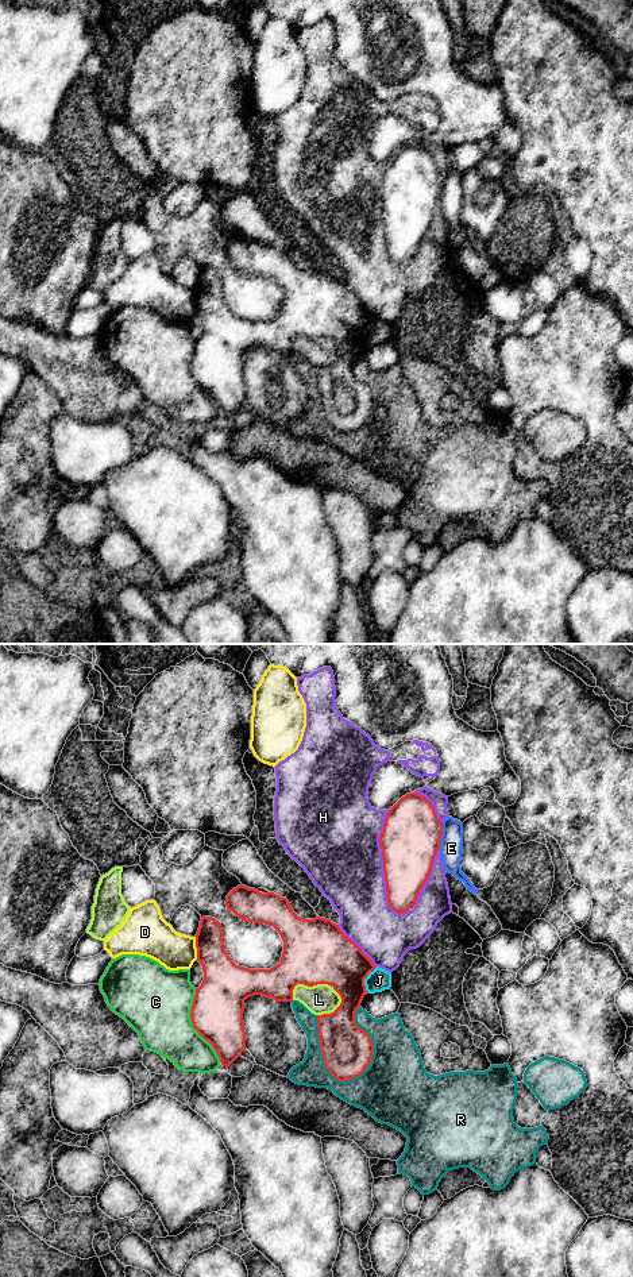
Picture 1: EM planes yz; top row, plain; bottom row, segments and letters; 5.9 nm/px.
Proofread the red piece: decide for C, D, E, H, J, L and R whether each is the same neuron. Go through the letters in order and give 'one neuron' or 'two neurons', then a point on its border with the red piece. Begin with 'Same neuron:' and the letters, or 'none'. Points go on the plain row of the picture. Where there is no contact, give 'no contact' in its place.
Same neuron: none
C: two neurons; meets red in yz at (193, 377)
D: two neurons; meets red in yz at (196, 299)
E: two neurons; meets red in yz at (442, 186)
H: two neurons; meets red in yz at (383, 216)
J: two neurons; meets red in yz at (365, 330)
L: two neurons; meets red in yz at (319, 335)
R: two neurons; meets red in yz at (373, 402)

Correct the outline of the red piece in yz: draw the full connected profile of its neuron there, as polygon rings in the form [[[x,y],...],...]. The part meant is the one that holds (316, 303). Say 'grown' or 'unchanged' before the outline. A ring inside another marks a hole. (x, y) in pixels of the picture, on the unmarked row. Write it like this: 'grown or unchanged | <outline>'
unchanged | [[[243,236],[227,247],[227,262],[244,274],[273,278],[283,293],[281,315],[270,321],[248,321],[236,317],[224,297],[221,275],[212,269],[202,269],[196,286],[197,313],[202,319],[204,332],[193,351],[190,371],[197,385],[216,402],[223,418],[229,418],[246,401],[243,374],[244,352],[254,347],[271,350],[275,354],[292,354],[297,336],[313,339],[331,337],[341,350],[340,358],[331,366],[317,367],[320,402],[327,423],[339,433],[360,428],[371,414],[374,397],[370,387],[355,375],[366,343],[364,331],[377,319],[348,292],[339,277],[331,271],[298,269],[289,252],[274,244],[262,246]]]

